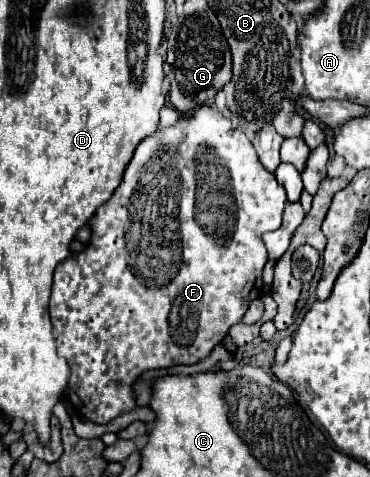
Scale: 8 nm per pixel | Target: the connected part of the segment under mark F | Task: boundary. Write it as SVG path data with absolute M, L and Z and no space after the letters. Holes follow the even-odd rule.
M209 104L199 106L193 114L189 114L189 118L179 118L179 122L175 126L171 126L167 130L159 130L157 134L151 134L135 148L135 154L123 172L123 180L121 180L119 188L91 218L91 228L93 228L91 246L85 252L73 254L65 262L61 262L53 276L49 314L51 314L55 338L57 338L57 352L59 352L59 356L67 358L67 362L71 366L71 382L69 382L67 394L69 394L71 404L75 406L75 410L81 416L85 416L87 420L91 420L95 424L107 424L113 418L117 418L125 412L131 412L135 408L133 384L145 370L171 368L173 364L197 364L199 360L203 360L211 354L213 346L219 344L227 336L229 328L235 326L237 322L241 322L243 314L249 308L249 300L253 300L253 296L259 296L259 292L263 288L261 274L263 274L263 268L267 262L267 248L265 248L261 236L265 232L271 232L281 226L281 216L283 216L285 204L287 204L287 198L285 198L283 186L277 182L275 174L269 174L261 166L251 140L239 128L235 128L231 120L221 116L215 106L209 106ZM211 176L255 176L255 178L249 178L249 180L221 178L221 184L213 184L213 190L211 190ZM243 182L247 182L249 188L237 186Z

